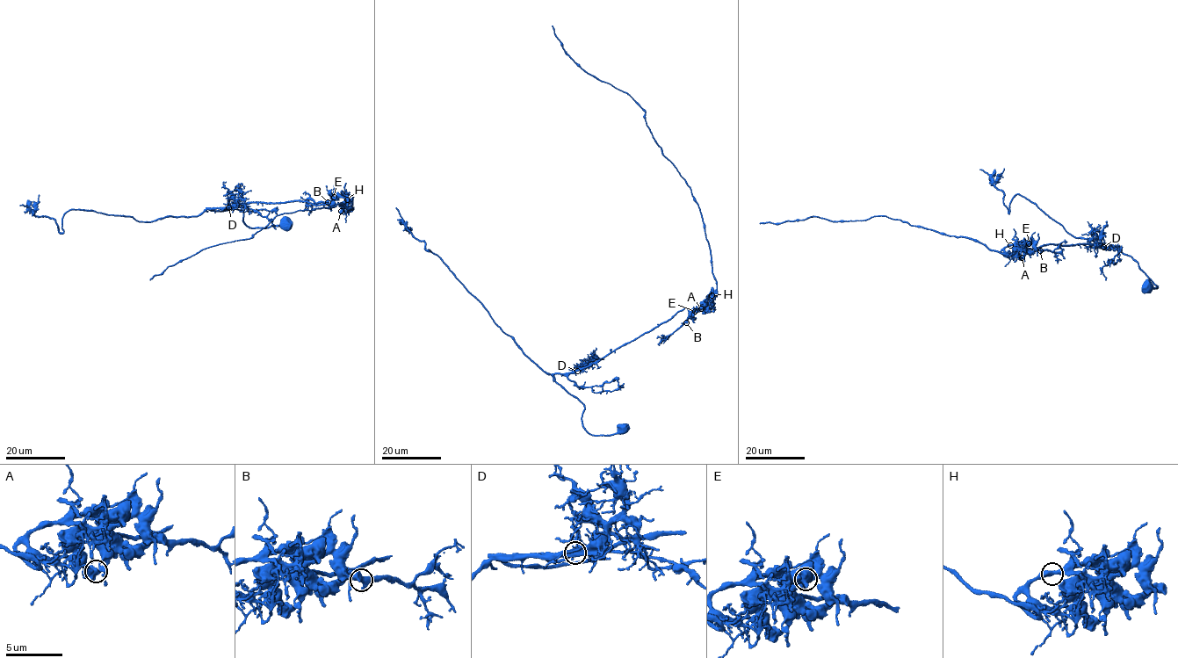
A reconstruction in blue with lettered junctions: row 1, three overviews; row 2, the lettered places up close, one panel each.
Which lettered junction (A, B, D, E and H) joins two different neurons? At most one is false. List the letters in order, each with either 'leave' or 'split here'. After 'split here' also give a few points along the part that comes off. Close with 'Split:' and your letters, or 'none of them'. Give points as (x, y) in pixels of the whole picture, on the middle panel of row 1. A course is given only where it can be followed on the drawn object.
A: leave
B: leave
D: split here | (577, 370), (549, 373), (540, 369), (495, 323), (439, 258), (426, 250), (425, 242), (415, 239), (395, 207)
E: leave
H: leave
Split: D

